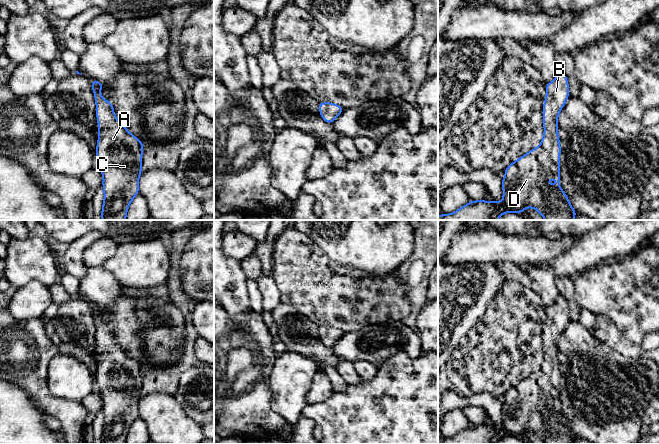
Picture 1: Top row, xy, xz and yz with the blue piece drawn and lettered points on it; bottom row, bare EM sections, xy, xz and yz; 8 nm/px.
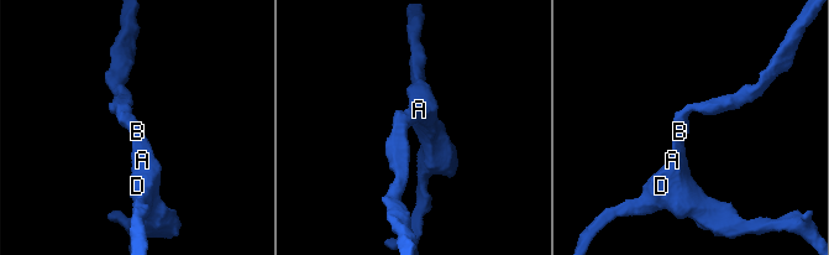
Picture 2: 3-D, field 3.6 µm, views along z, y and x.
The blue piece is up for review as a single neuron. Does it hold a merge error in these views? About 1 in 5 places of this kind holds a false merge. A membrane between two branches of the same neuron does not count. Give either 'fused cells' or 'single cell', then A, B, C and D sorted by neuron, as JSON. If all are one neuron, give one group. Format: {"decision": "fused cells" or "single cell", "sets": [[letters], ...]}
{"decision": "single cell", "sets": [["A", "B", "C", "D"]]}

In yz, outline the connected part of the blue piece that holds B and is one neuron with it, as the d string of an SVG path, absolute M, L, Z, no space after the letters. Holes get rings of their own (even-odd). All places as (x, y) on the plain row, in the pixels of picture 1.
M560 295L552 306L546 307L546 323L543 328L544 360L540 370L522 379L505 393L505 400L502 403L502 426L494 424L491 426L470 425L454 437L439 439L438 444L497 444L504 437L523 437L528 431L536 433L545 444L573 444L577 437L560 410L559 381L561 372L557 344L568 321L568 303L564 296ZM549 400L553 400L555 403L556 411L554 413L548 407Z

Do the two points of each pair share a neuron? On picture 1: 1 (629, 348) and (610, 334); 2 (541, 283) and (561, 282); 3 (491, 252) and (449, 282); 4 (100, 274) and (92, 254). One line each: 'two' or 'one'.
1: one
2: two
3: two
4: two

